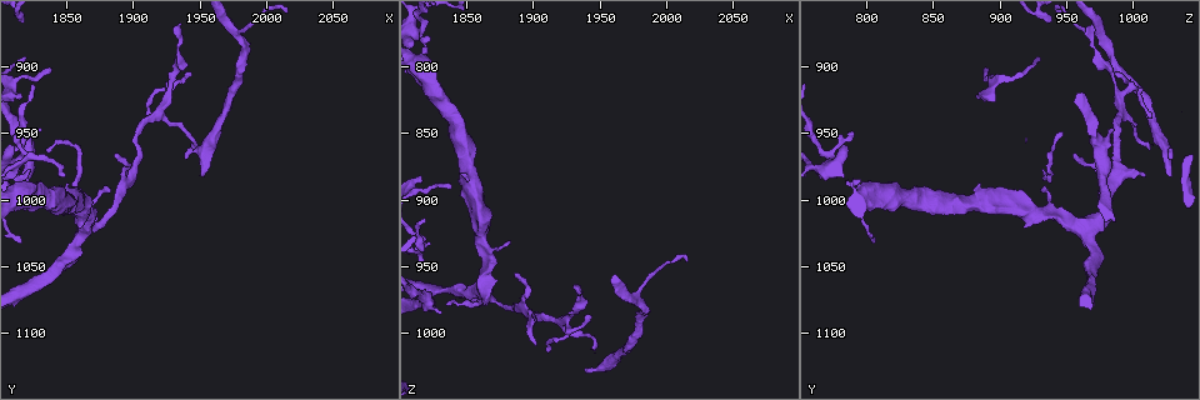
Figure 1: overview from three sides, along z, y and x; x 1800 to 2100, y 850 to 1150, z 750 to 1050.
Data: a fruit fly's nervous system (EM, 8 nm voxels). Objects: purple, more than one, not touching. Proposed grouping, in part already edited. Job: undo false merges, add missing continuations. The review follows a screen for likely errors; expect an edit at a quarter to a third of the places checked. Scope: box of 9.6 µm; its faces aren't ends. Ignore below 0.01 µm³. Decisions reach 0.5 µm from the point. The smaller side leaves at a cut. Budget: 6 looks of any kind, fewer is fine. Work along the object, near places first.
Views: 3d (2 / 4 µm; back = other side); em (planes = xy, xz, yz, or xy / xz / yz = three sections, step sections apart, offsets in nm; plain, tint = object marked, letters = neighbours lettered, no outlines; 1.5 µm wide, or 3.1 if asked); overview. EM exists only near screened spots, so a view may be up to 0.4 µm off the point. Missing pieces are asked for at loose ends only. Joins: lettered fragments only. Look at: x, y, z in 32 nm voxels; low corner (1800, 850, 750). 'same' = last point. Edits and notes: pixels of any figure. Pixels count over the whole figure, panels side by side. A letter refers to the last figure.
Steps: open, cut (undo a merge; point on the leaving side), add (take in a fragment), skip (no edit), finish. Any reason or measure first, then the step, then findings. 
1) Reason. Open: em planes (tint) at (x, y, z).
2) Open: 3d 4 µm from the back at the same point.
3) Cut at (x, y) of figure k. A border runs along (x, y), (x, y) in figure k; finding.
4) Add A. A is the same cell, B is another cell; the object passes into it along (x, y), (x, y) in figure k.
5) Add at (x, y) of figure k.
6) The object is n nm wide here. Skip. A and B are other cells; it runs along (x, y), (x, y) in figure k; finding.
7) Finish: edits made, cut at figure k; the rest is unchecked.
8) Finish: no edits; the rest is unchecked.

Abrupt turn. Open: em planes (letters) at (1976, 874, 972).

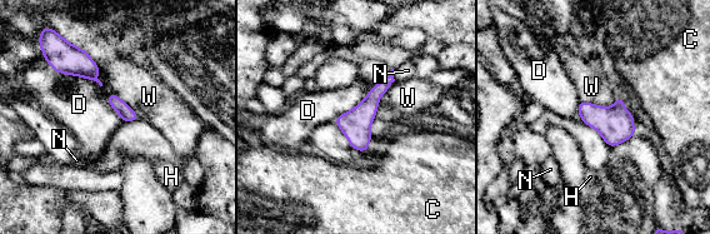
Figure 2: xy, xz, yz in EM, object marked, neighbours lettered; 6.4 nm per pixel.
The object is 90 nm wide here. Skip. C, D, H, N and W are other cells; it runs along (390, 78), (358, 122), (358, 147) in figure 2; all the same neuron.

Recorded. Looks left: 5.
Sharp bend. Open: 3d 4 µm at (1926, 922, 990).

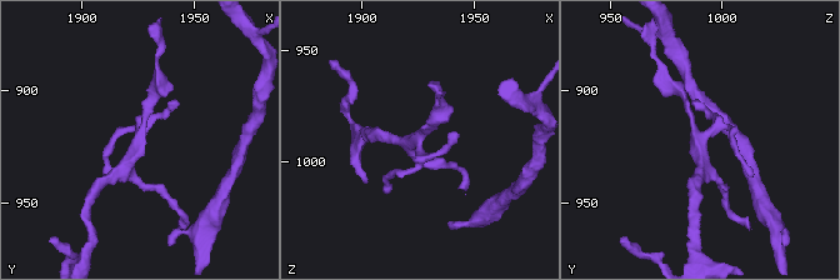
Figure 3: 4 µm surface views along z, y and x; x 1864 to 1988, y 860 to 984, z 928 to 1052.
Open: em xz step 4 (tint) at (1926, 921, 989).

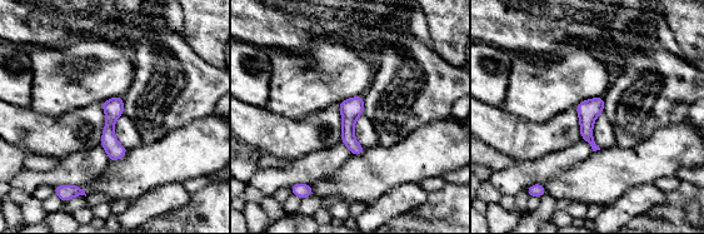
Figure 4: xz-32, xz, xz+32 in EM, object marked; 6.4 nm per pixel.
Open: em planes (letters) at the same point.

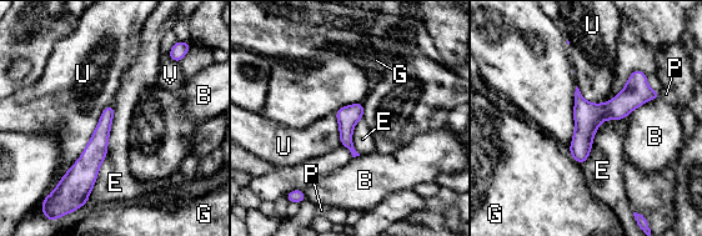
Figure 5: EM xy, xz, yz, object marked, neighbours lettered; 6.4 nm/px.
The longest contact is with E, 650 nm. Skip. B, E, G, P, U and V are other cells; it runs along (656, 94), (603, 111), (573, 152) in figure 5; all the same neuron.

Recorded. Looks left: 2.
Free end. Open: em yz step 8 (tint) at (1902, 984, 1010).

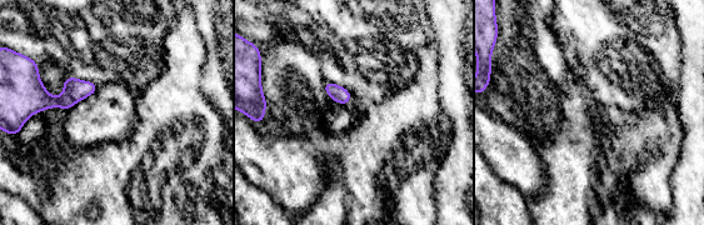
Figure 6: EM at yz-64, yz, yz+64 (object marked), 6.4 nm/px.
Open: em planes (letters) at the same point.

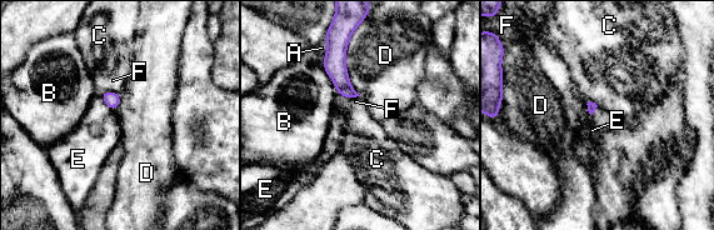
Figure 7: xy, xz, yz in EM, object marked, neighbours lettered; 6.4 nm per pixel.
Skip. A, B, C, D, E and F are other cells; none of them fits.

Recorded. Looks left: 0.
Finish: no edits; the rest is unchecked.

